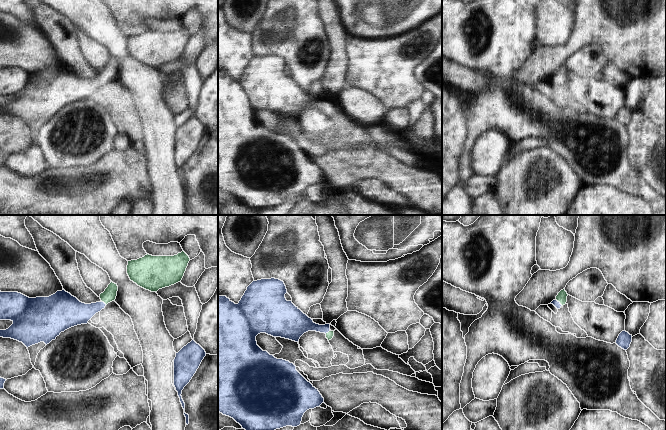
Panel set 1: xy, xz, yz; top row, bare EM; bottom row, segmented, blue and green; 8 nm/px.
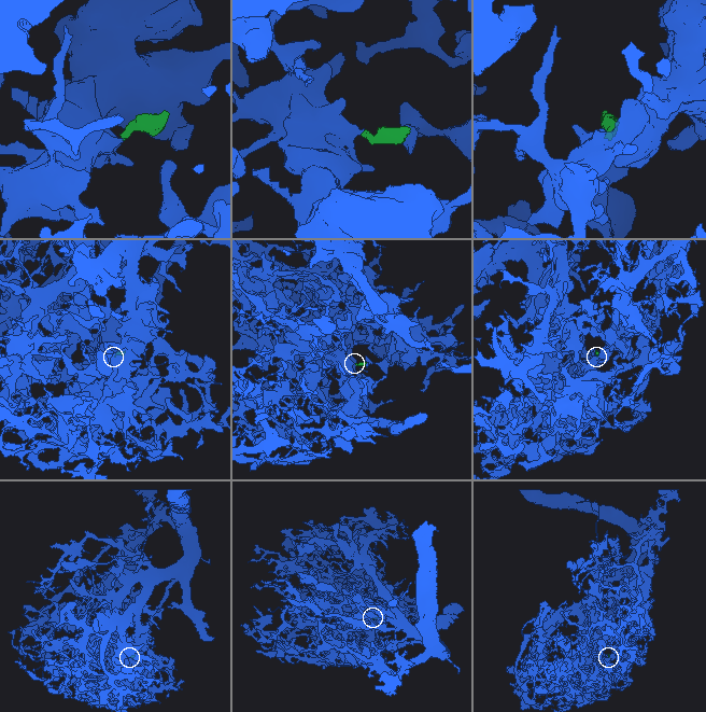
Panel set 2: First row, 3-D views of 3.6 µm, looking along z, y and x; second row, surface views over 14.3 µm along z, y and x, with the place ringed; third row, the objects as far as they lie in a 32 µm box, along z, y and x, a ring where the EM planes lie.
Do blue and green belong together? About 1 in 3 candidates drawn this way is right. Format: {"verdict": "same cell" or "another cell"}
{"verdict": "same cell"}

